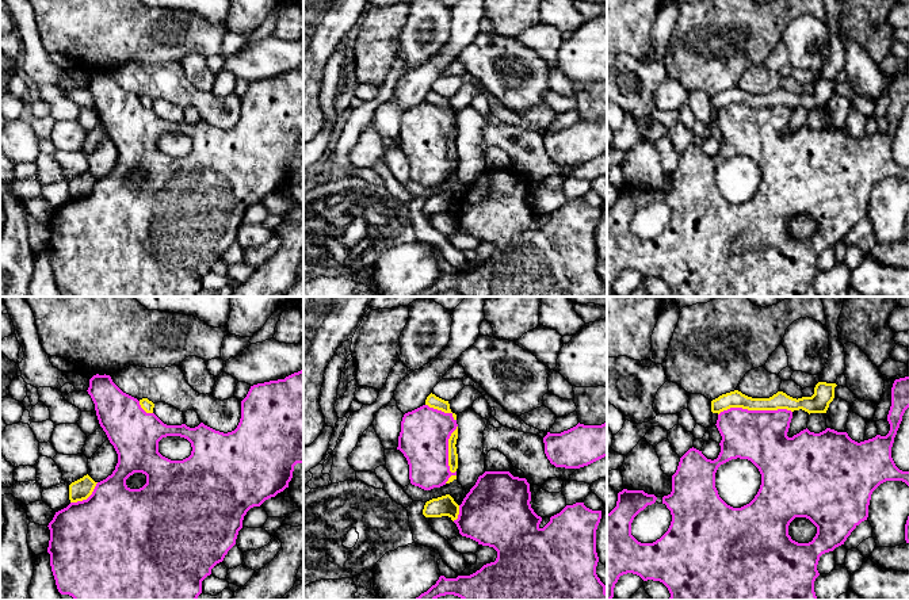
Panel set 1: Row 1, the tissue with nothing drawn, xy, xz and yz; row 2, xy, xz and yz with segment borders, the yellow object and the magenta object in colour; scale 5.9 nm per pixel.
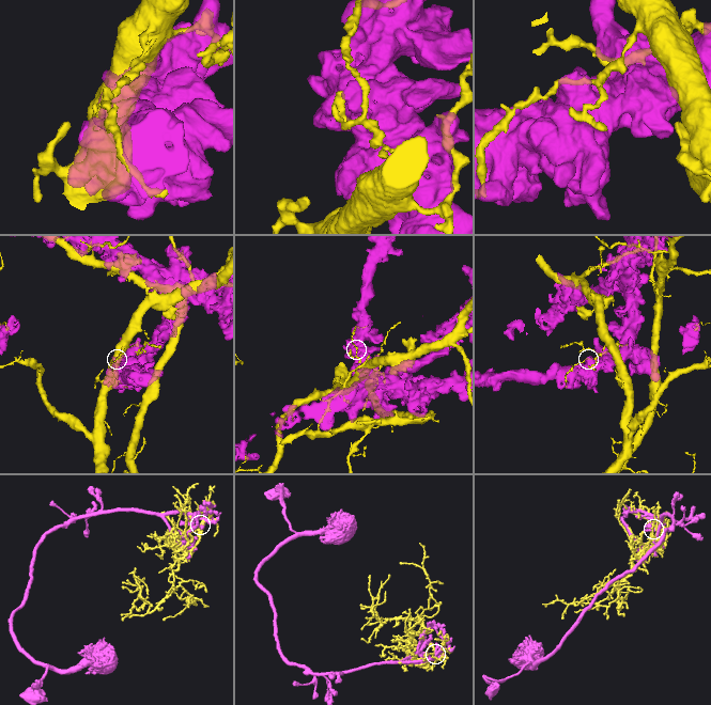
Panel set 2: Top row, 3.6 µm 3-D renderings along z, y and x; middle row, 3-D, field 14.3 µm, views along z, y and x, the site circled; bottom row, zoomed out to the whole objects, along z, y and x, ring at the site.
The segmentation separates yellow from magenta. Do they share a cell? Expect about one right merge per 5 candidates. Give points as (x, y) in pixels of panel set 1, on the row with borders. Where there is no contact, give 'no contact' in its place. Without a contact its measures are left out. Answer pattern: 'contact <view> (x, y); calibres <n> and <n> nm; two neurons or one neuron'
contact yz (755, 409); calibres 100 and 320 nm; two neurons

